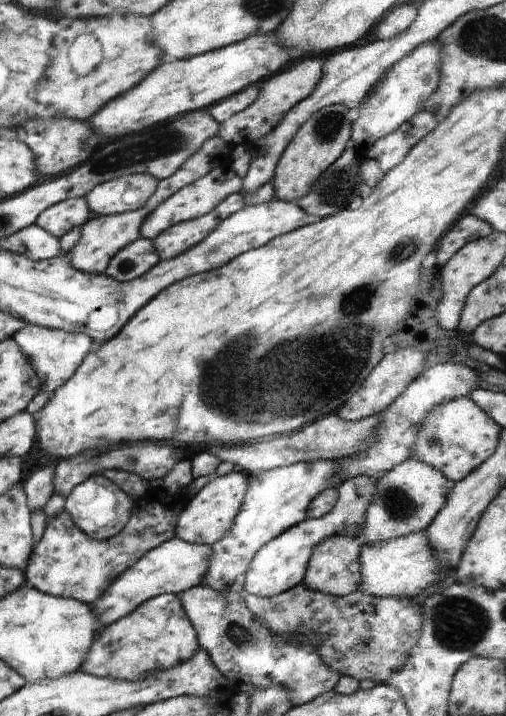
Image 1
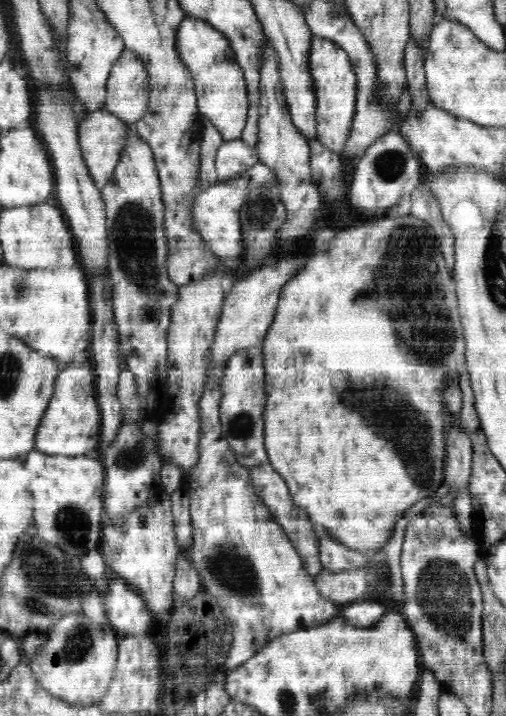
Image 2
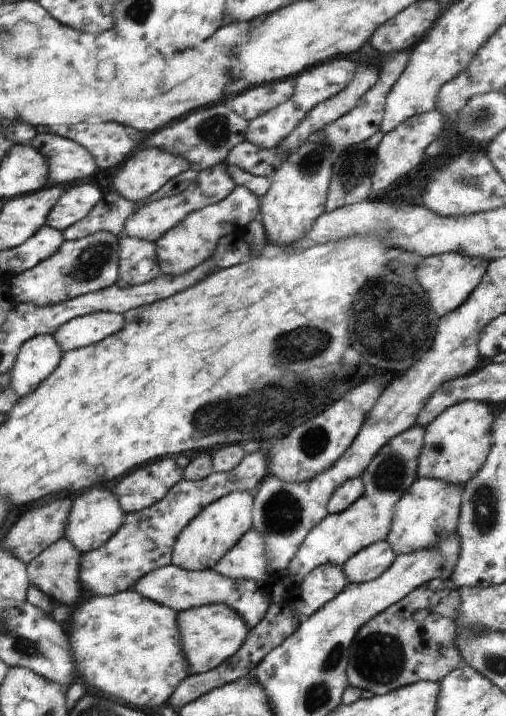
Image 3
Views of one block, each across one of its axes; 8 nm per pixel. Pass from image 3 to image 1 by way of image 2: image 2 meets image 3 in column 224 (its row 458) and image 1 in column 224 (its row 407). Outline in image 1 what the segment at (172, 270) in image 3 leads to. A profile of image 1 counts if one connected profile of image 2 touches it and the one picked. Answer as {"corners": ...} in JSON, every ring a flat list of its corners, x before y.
{"corners":[[243,193,230,194,214,210,201,217,170,225,153,241,160,261,165,261,202,242,224,219,244,208]]}

